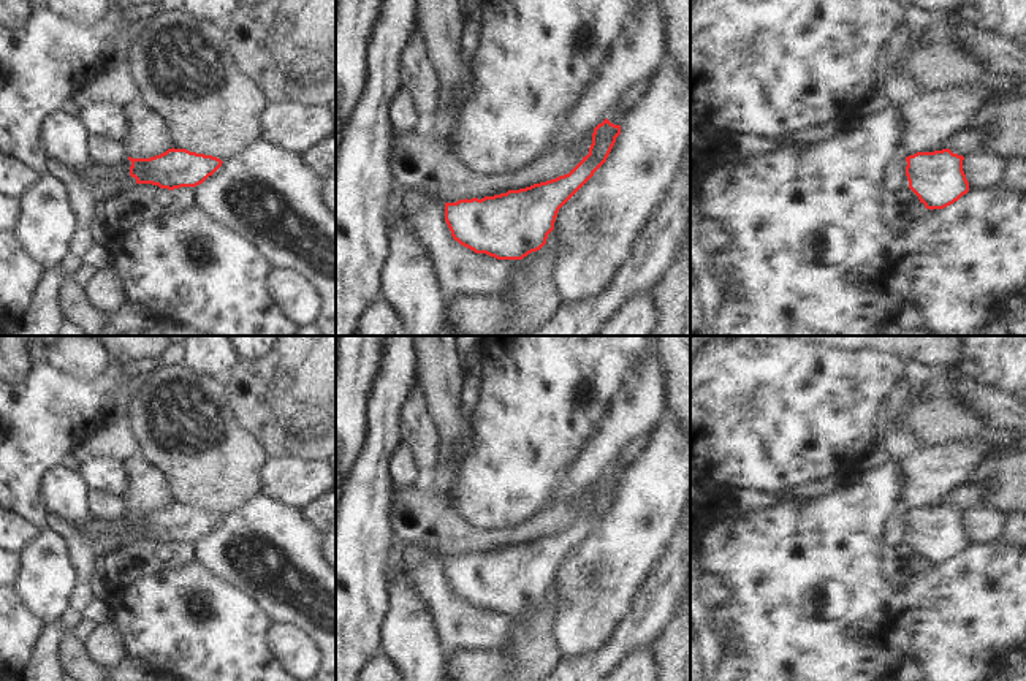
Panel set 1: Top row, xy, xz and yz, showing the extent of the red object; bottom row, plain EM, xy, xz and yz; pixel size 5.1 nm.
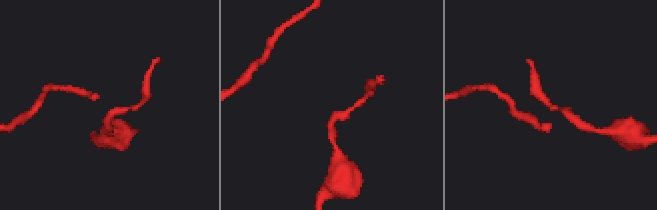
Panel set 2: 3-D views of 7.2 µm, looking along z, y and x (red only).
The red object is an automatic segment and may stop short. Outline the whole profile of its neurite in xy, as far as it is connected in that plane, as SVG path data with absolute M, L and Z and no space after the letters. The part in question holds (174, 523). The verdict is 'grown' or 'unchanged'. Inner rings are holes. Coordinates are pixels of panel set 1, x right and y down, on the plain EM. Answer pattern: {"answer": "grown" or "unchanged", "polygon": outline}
{"answer": "unchanged", "polygon": "M168 504L150 513L131 513L130 531L136 538L152 538L160 543L196 542L212 531L222 515L212 510L190 507L187 504Z"}

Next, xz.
{"answer": "unchanged", "polygon": "M605 474L594 483L589 508L568 529L481 554L445 557L453 594L497 614L522 614L540 605L559 564L606 516L619 489L621 480Z"}

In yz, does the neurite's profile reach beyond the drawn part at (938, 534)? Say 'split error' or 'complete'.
complete

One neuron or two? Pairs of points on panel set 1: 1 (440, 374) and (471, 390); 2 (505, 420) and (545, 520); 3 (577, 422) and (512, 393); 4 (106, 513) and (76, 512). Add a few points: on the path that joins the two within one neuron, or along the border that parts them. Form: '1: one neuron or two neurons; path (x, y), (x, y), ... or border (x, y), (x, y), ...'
1: two neurons; border (464, 377), (459, 387), (459, 415), (469, 422)
2: two neurons; border (547, 509), (518, 525), (507, 526)
3: one neuron; path (561, 406), (548, 393), (528, 393)
4: two neurons; border (86, 491), (86, 510), (91, 518)

